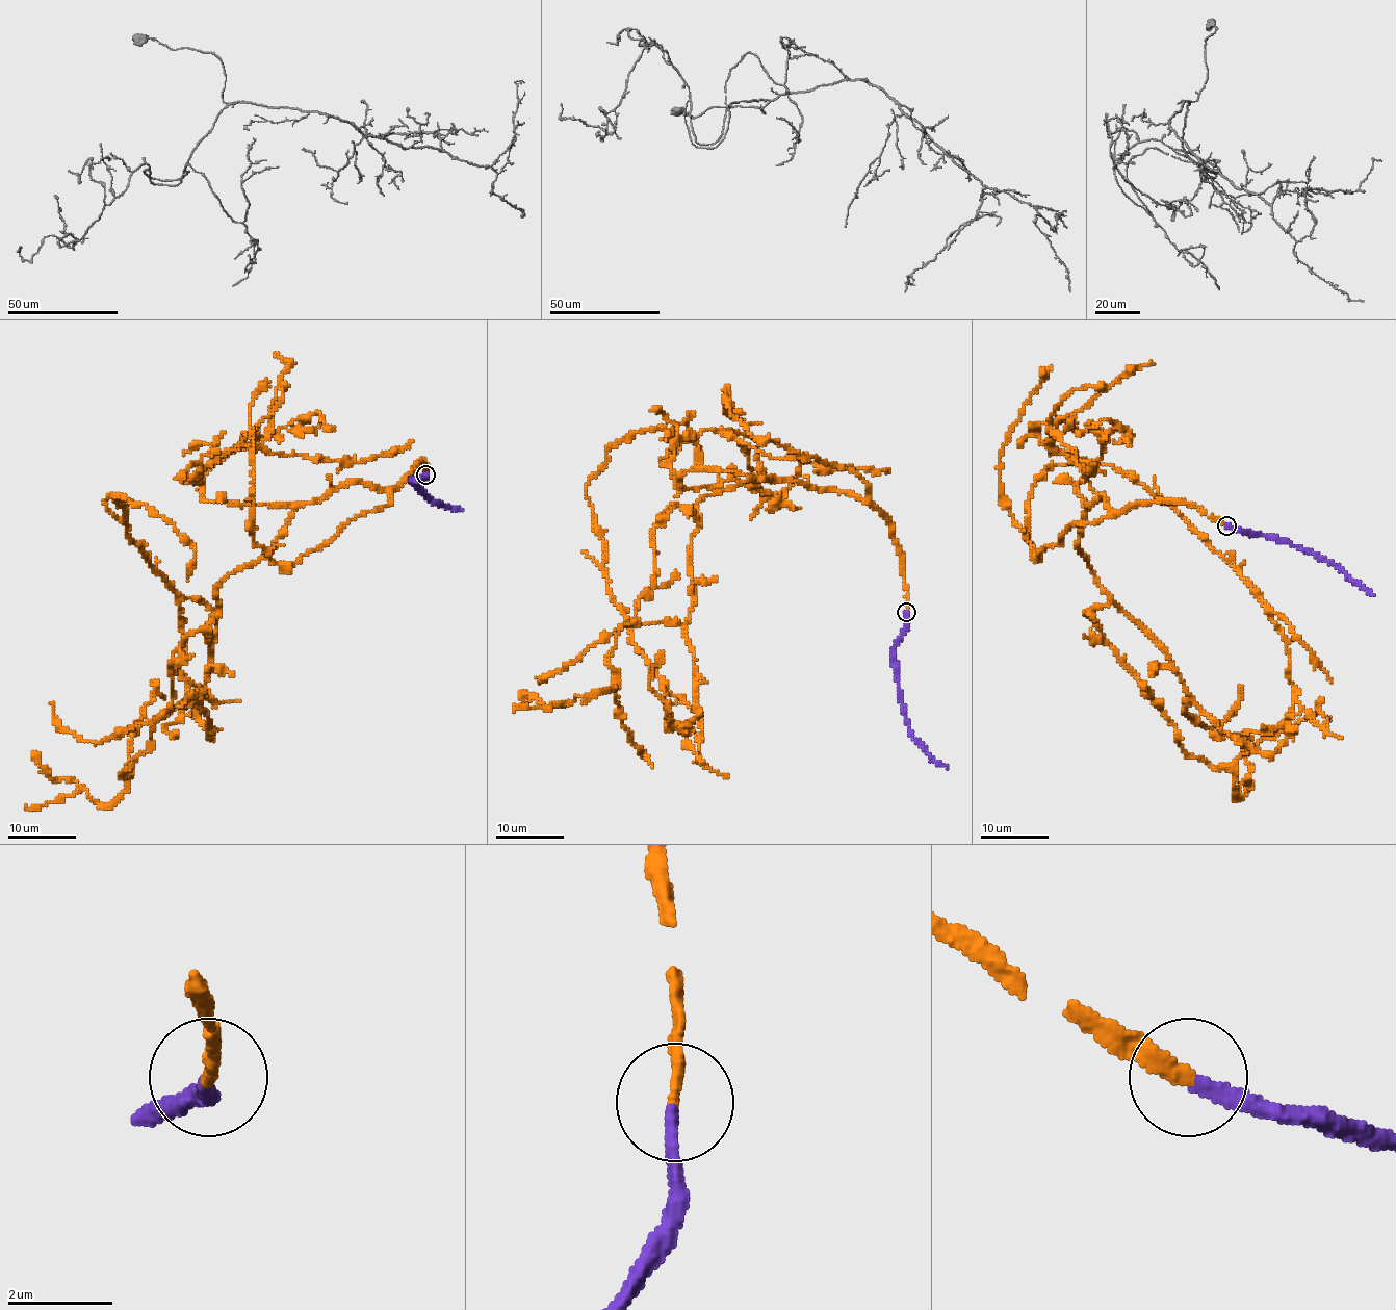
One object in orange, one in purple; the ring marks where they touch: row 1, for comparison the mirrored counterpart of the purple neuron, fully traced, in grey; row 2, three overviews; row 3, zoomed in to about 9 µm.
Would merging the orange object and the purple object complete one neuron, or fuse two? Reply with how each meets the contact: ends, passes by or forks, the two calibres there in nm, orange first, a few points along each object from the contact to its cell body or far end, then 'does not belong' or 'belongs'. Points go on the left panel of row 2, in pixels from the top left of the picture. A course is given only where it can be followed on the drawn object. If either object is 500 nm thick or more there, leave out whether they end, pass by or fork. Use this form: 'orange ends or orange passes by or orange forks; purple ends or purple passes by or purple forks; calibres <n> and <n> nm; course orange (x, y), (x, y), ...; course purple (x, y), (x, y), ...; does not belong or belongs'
orange ends; purple ends; calibres 280 and 260 nm; course orange (427, 473), (304, 502), (216, 588), (209, 736), (179, 596), (108, 495), (170, 520), (187, 580); course purple (427, 473), (412, 481), (412, 478), (425, 494), (451, 508), (463, 509); belongs

